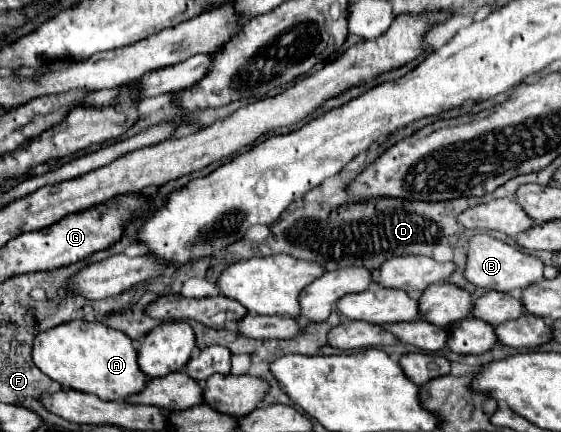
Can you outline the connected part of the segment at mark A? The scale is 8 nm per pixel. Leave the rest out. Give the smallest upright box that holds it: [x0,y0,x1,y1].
[31,320,147,400]

